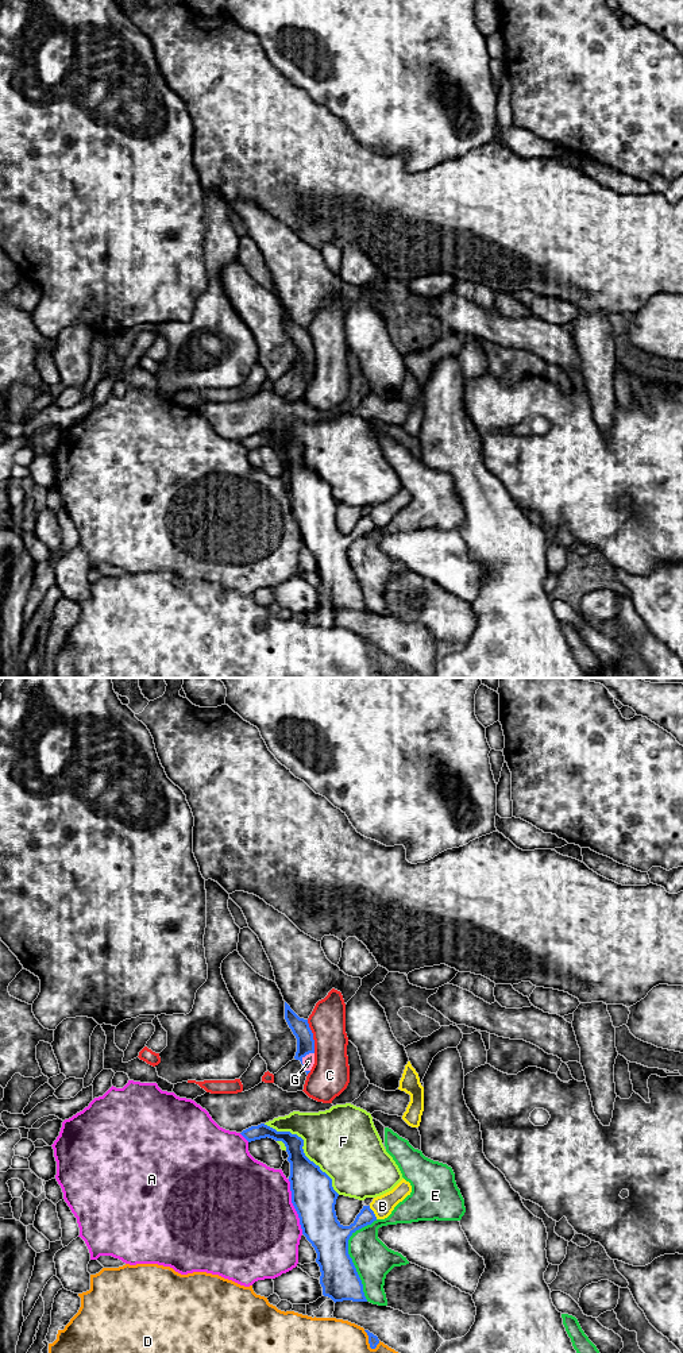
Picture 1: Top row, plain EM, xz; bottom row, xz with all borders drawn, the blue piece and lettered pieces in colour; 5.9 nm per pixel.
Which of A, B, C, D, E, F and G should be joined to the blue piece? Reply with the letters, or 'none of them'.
none of them

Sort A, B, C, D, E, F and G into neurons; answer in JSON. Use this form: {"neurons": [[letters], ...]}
{"neurons": [["A"], ["B"], ["C"], ["D"], ["E"], ["F"], ["G"]]}

